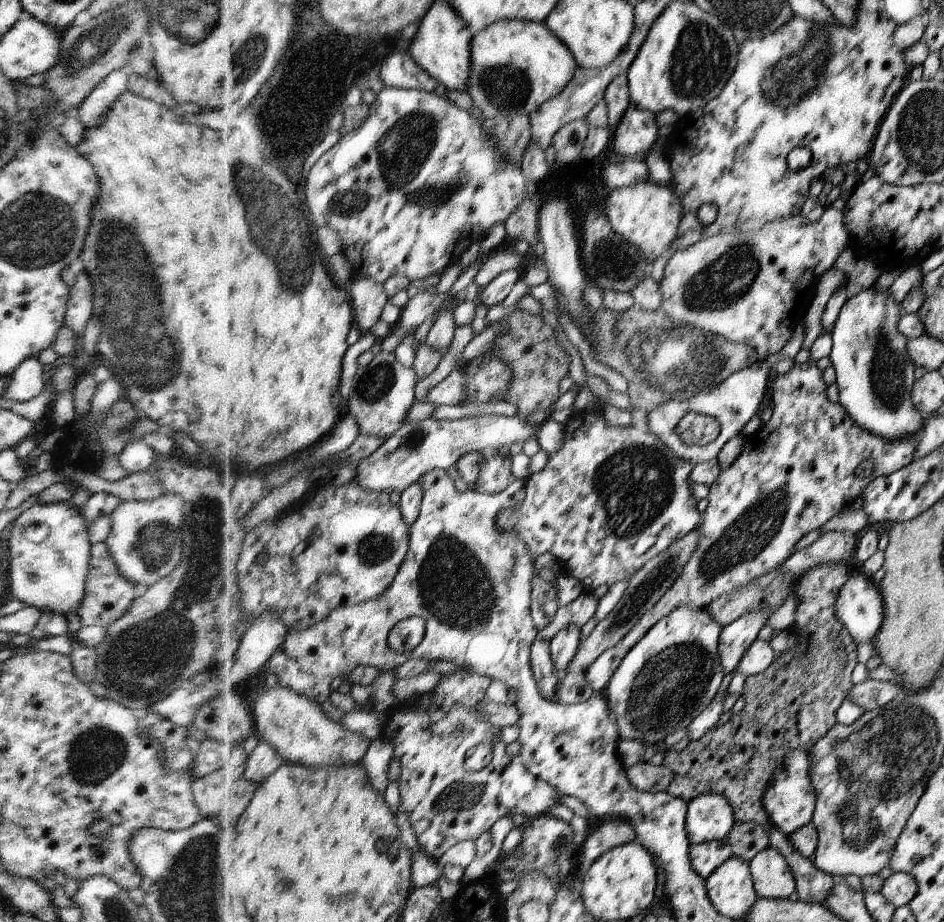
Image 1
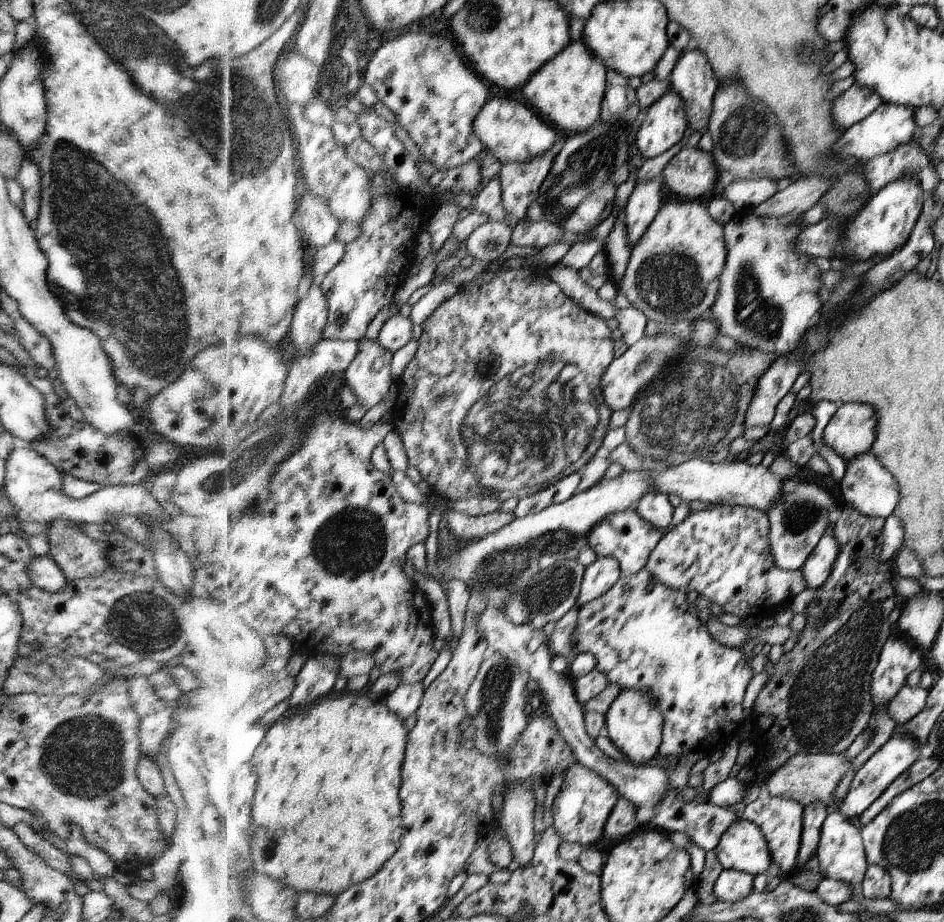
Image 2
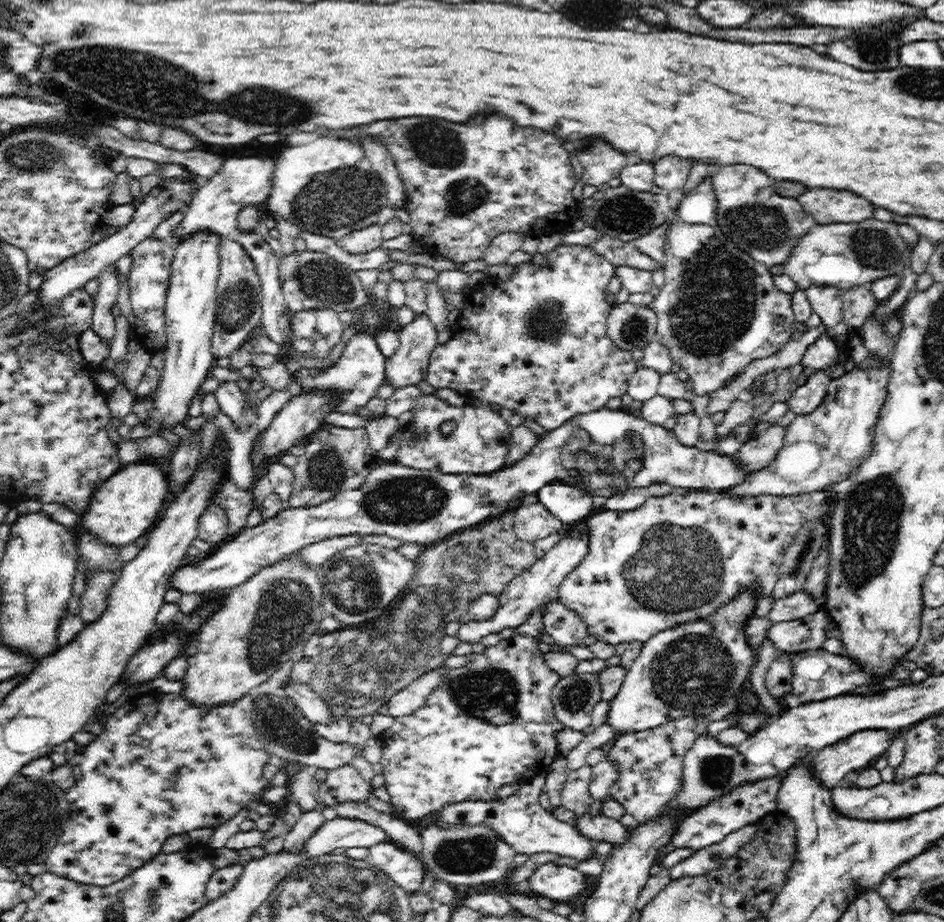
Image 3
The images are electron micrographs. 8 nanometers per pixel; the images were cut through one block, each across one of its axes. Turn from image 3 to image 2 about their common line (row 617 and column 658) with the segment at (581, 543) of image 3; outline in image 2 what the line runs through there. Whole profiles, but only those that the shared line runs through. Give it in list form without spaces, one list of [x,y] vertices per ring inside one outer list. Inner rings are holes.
[[[648,492],[640,498],[636,504],[635,509],[640,516],[650,521],[654,528],[662,528],[666,530],[672,522],[672,514],[674,514],[674,507],[670,503],[668,494],[664,492]]]

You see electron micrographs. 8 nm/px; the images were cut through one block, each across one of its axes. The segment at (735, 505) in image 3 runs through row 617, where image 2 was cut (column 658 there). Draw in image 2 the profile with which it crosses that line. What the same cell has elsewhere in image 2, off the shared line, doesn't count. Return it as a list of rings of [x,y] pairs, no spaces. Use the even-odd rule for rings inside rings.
[[[646,567],[632,576],[621,576],[604,596],[577,611],[572,634],[573,656],[591,652],[596,658],[595,667],[621,690],[648,690],[652,702],[665,718],[660,756],[682,756],[695,749],[724,749],[740,726],[738,718],[742,718],[744,692],[754,676],[743,650],[728,648],[718,641],[700,622],[698,612],[691,594],[668,588]]]

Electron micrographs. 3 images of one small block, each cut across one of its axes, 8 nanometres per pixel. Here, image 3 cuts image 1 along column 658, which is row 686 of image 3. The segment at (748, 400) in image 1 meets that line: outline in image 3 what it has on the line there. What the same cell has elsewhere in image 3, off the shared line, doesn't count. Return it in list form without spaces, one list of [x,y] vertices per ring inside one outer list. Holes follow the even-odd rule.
[[[439,667],[437,670],[429,670],[423,676],[412,681],[410,685],[400,689],[387,702],[388,714],[394,718],[407,717],[420,708],[431,692],[442,684],[445,672],[448,668]]]

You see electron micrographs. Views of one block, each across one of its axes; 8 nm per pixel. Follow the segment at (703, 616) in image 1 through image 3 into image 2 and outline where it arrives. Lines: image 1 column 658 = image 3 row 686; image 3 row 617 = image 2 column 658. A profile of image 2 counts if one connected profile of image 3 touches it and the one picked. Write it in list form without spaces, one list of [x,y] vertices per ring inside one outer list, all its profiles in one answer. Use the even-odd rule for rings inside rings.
[[[621,690],[604,714],[604,724],[612,744],[625,754],[626,760],[635,765],[646,765],[657,755],[664,738],[665,718],[652,702],[648,690]]]

